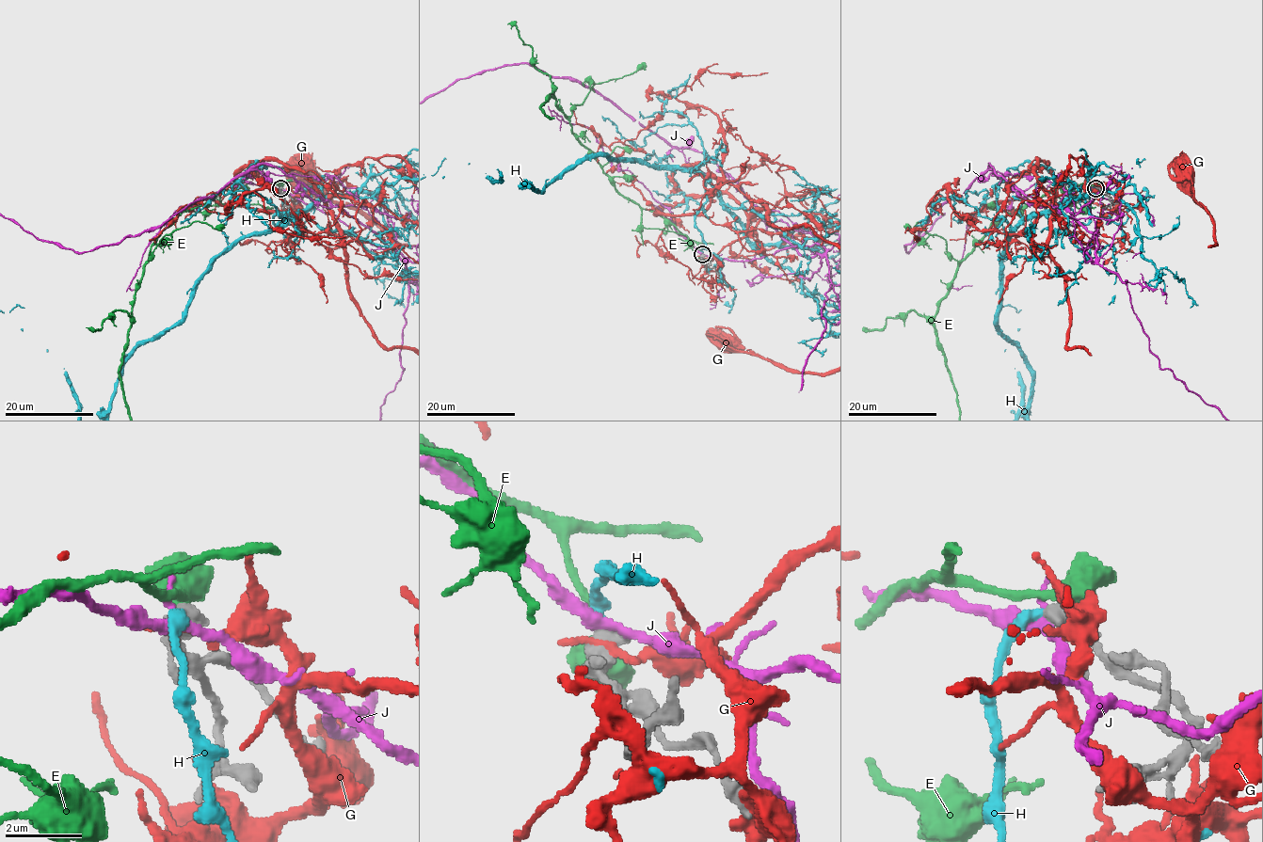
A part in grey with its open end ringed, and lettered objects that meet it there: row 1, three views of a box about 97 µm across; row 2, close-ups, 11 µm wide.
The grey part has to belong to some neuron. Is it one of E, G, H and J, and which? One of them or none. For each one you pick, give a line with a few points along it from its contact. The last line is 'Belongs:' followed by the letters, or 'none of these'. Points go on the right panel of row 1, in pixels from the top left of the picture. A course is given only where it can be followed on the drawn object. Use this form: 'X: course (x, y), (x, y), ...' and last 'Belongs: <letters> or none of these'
Belongs: H

